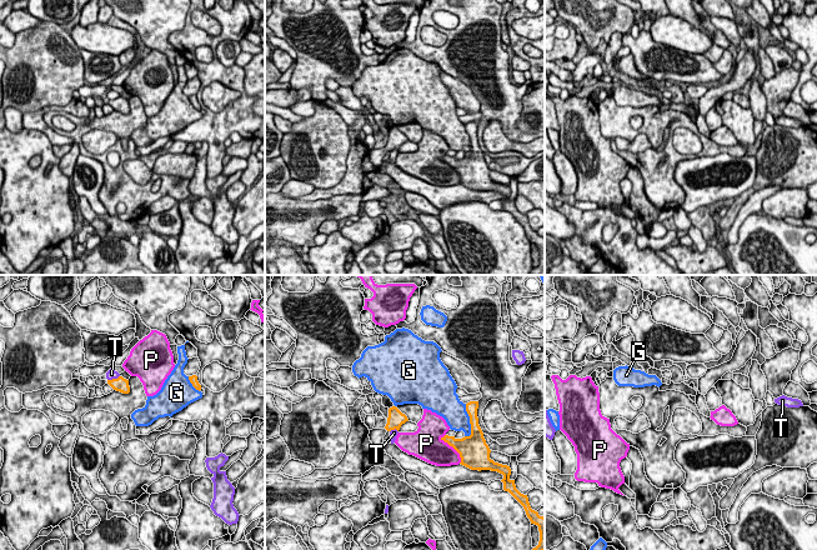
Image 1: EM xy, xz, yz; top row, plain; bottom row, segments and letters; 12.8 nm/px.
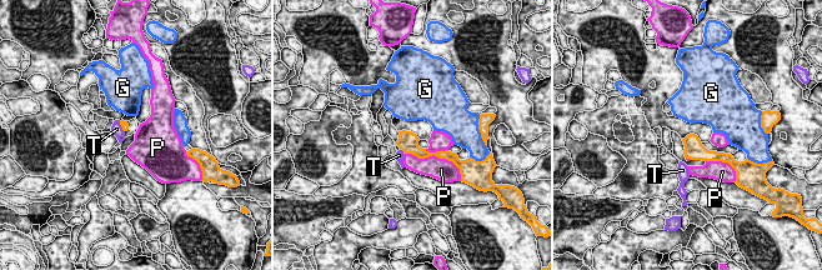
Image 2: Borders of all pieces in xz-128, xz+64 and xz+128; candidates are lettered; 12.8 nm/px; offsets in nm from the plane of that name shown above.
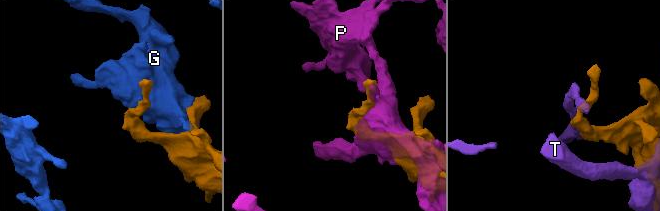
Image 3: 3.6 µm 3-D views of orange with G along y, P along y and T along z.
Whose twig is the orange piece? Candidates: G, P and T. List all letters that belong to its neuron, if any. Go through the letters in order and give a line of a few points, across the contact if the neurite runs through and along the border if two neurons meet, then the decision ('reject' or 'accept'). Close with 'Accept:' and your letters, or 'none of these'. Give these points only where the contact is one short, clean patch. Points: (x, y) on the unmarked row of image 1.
G: reject
P: reject
T: reject
Accept: none of these

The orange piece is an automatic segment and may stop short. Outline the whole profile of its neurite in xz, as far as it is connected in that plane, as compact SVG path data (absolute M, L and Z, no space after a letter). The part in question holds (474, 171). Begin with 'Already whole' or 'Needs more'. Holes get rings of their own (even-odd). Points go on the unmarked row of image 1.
Already whole. M470 121L466 124L466 131L470 136L471 155L462 159L445 155L441 158L445 162L452 166L461 178L461 185L471 190L491 190L503 195L501 200L503 202L503 210L508 211L525 229L531 244L538 246L540 261L536 268L532 269L530 275L540 275L545 271L545 238L540 236L537 231L532 230L528 222L527 215L521 214L515 205L515 200L510 199L511 189L507 185L495 182L490 179L490 168L486 164L483 152L478 145L477 138L478 121Z

